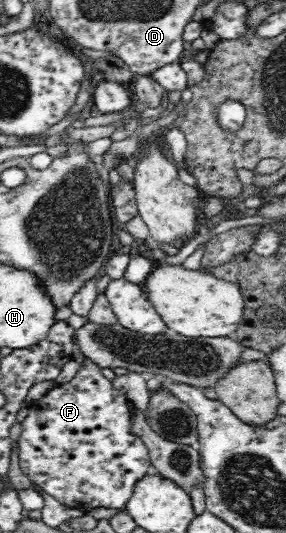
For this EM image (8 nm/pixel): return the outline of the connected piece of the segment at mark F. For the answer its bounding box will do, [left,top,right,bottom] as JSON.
[17,359,152,514]

